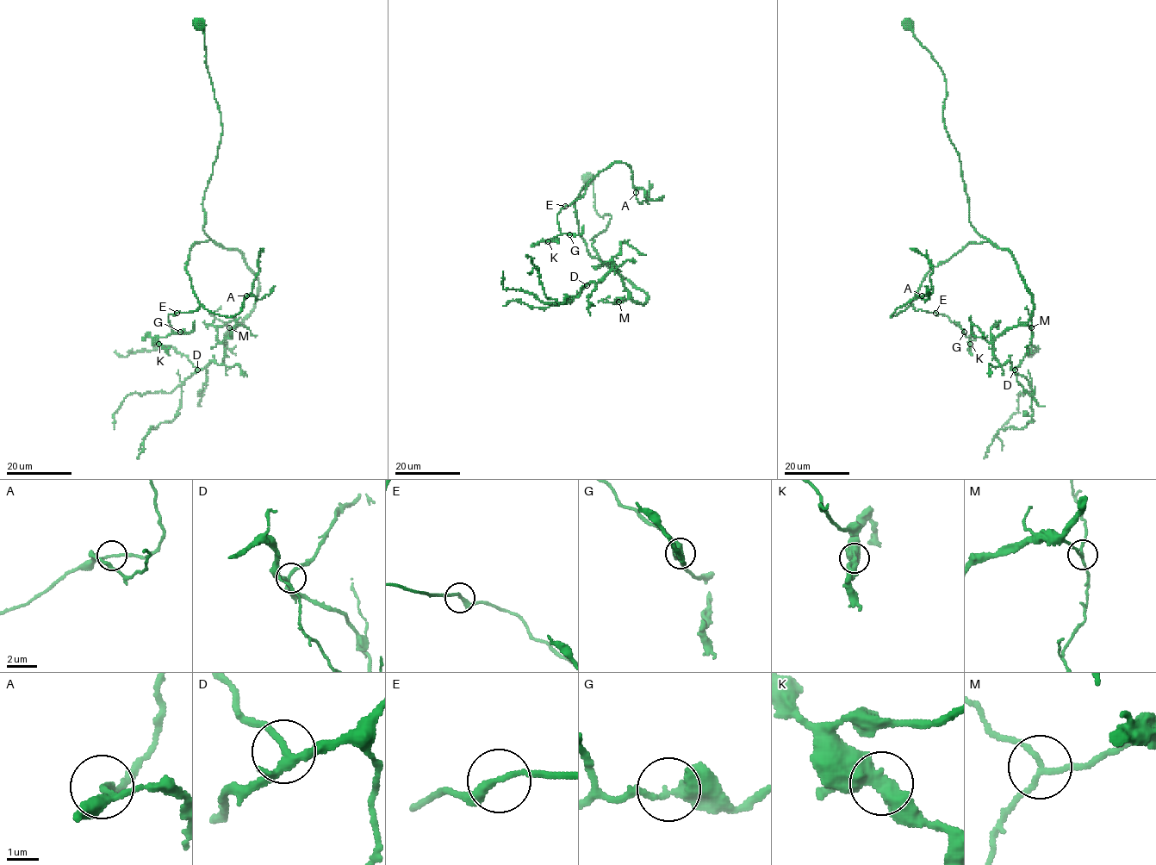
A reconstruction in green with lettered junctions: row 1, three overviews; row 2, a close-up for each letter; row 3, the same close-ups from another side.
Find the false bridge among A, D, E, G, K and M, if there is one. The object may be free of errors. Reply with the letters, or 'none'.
none

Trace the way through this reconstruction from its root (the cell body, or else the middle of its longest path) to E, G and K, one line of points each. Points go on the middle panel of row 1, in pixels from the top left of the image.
E: (587, 179), (597, 213), (611, 215), (591, 239), (599, 258), (581, 236), (574, 208), (587, 183), (566, 206)
G: (587, 179), (597, 213), (611, 215), (591, 239), (599, 258), (574, 208), (587, 183), (556, 216), (569, 234)
K: (587, 179), (597, 213), (611, 215), (591, 239), (599, 258), (574, 208), (587, 183), (548, 241)

